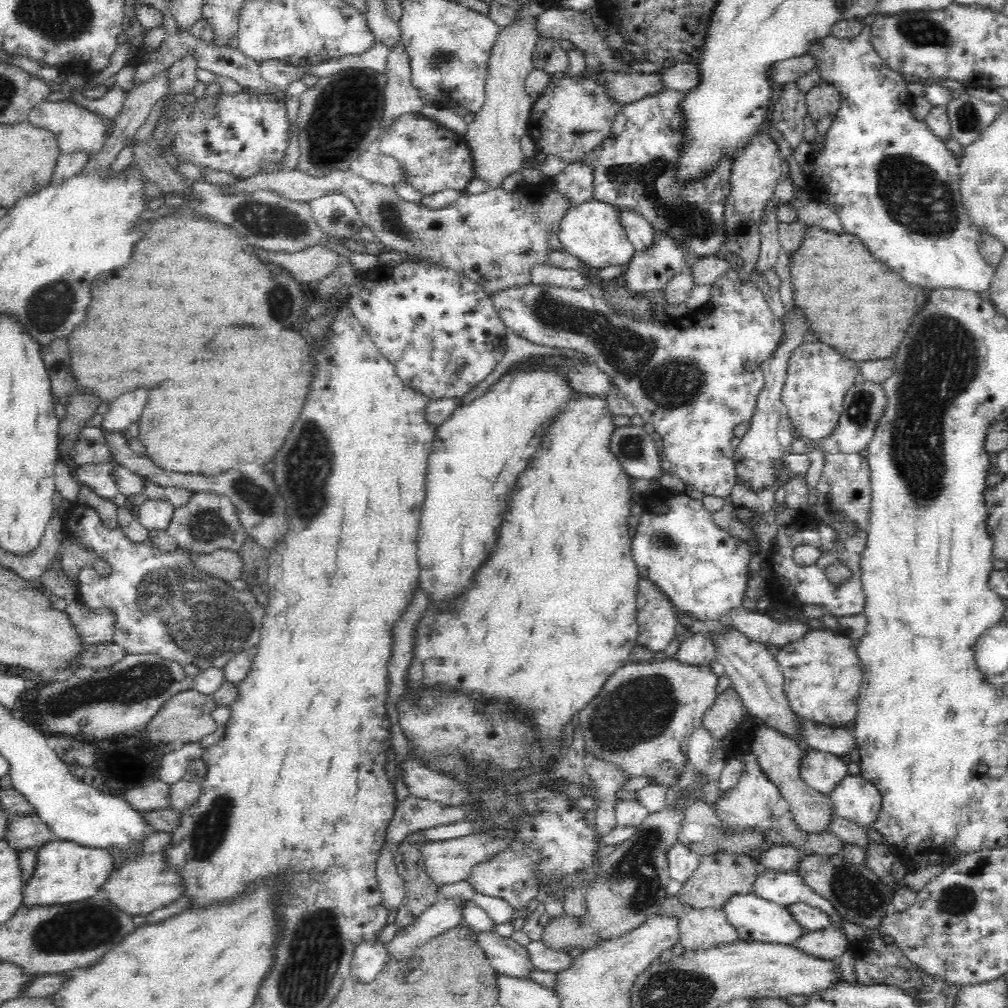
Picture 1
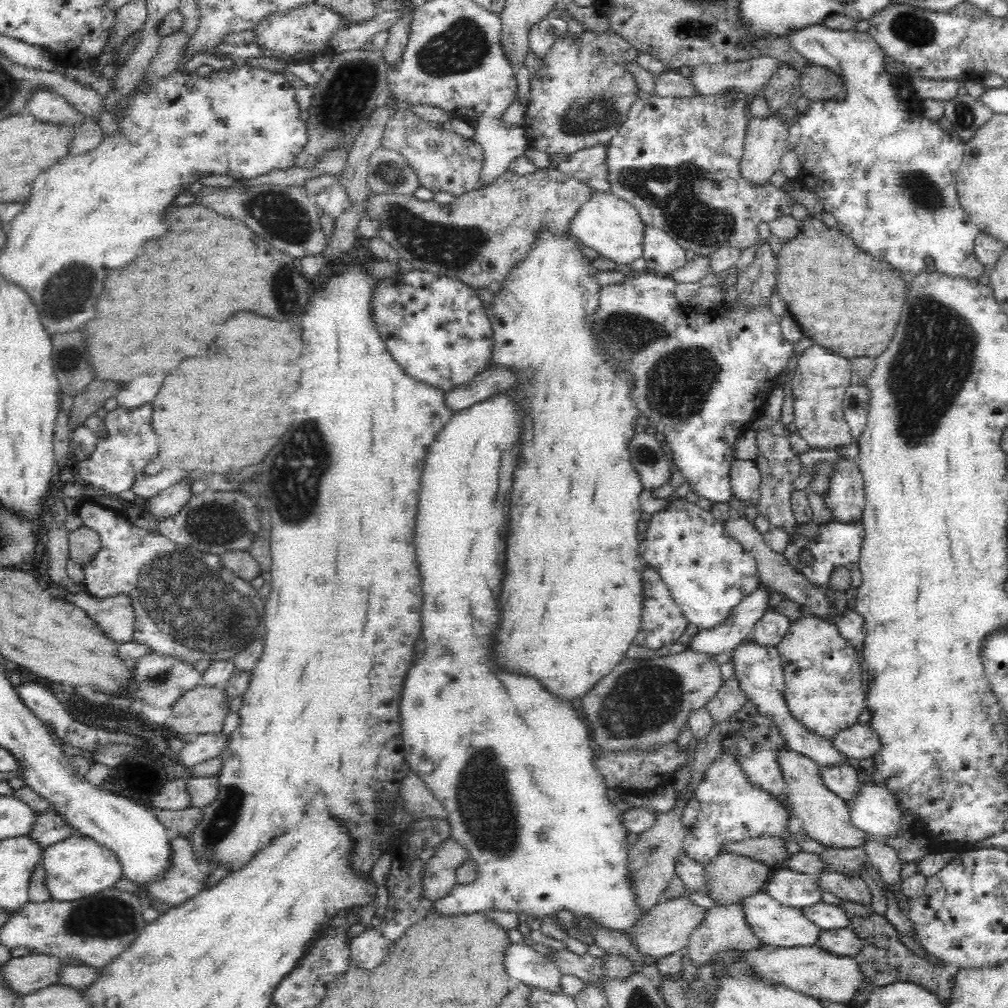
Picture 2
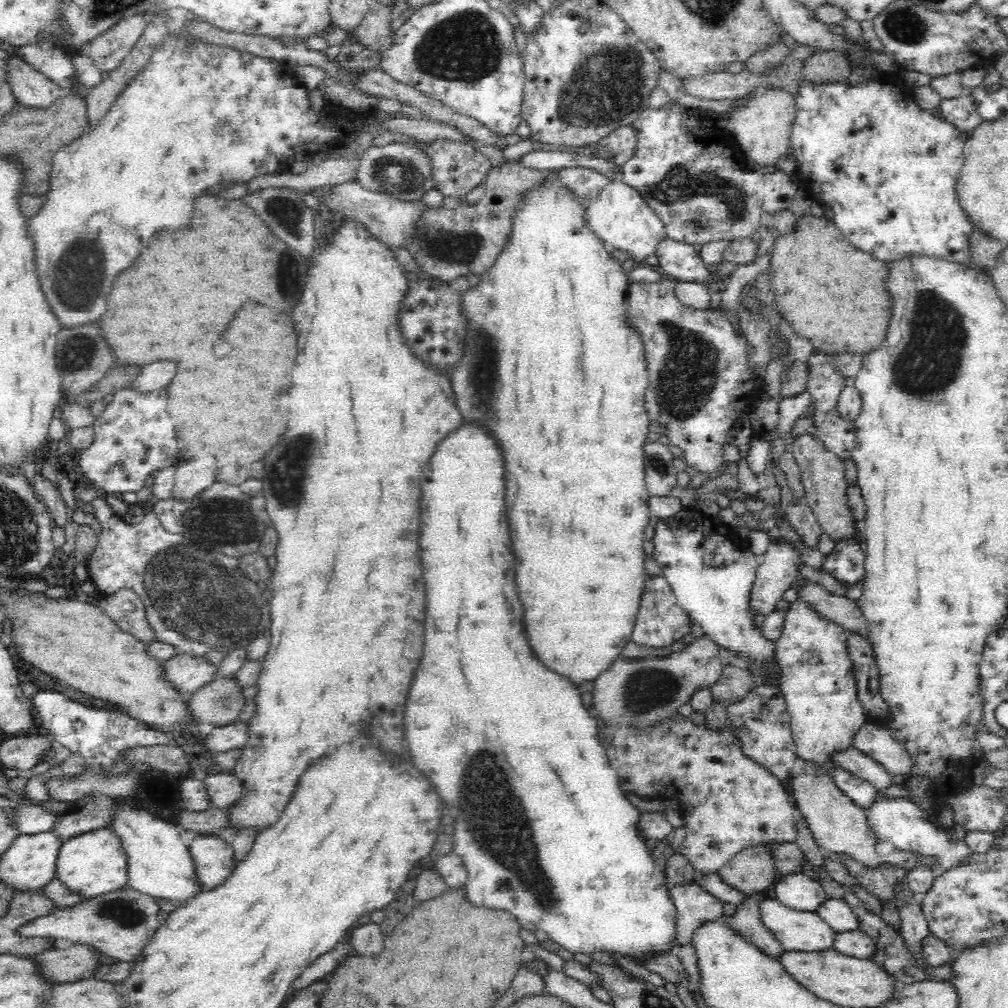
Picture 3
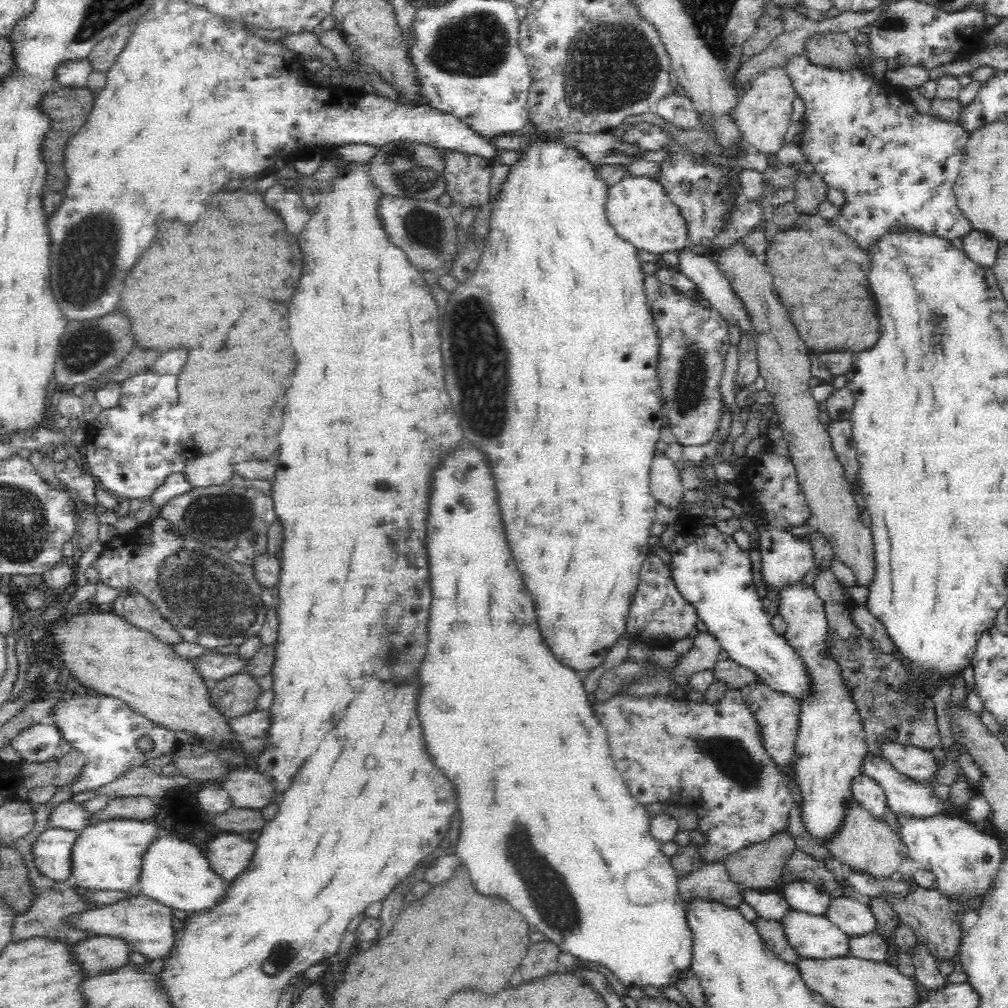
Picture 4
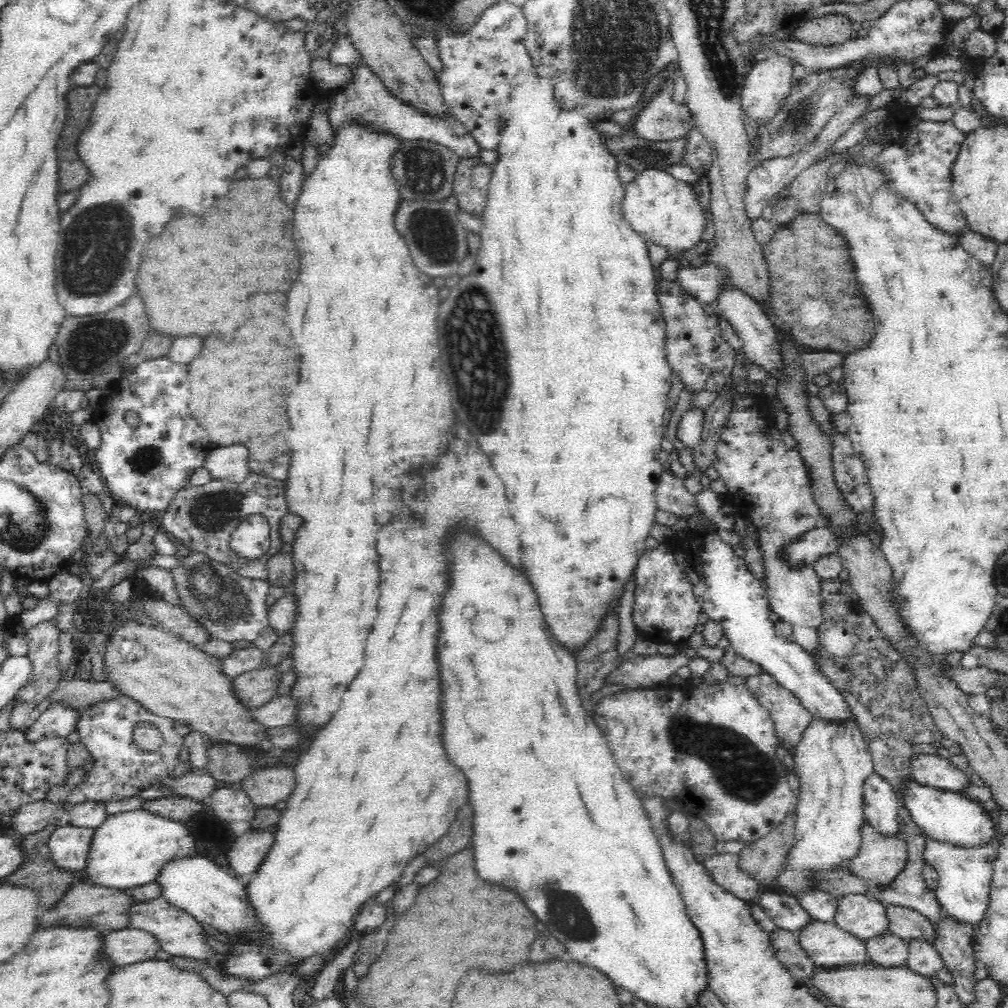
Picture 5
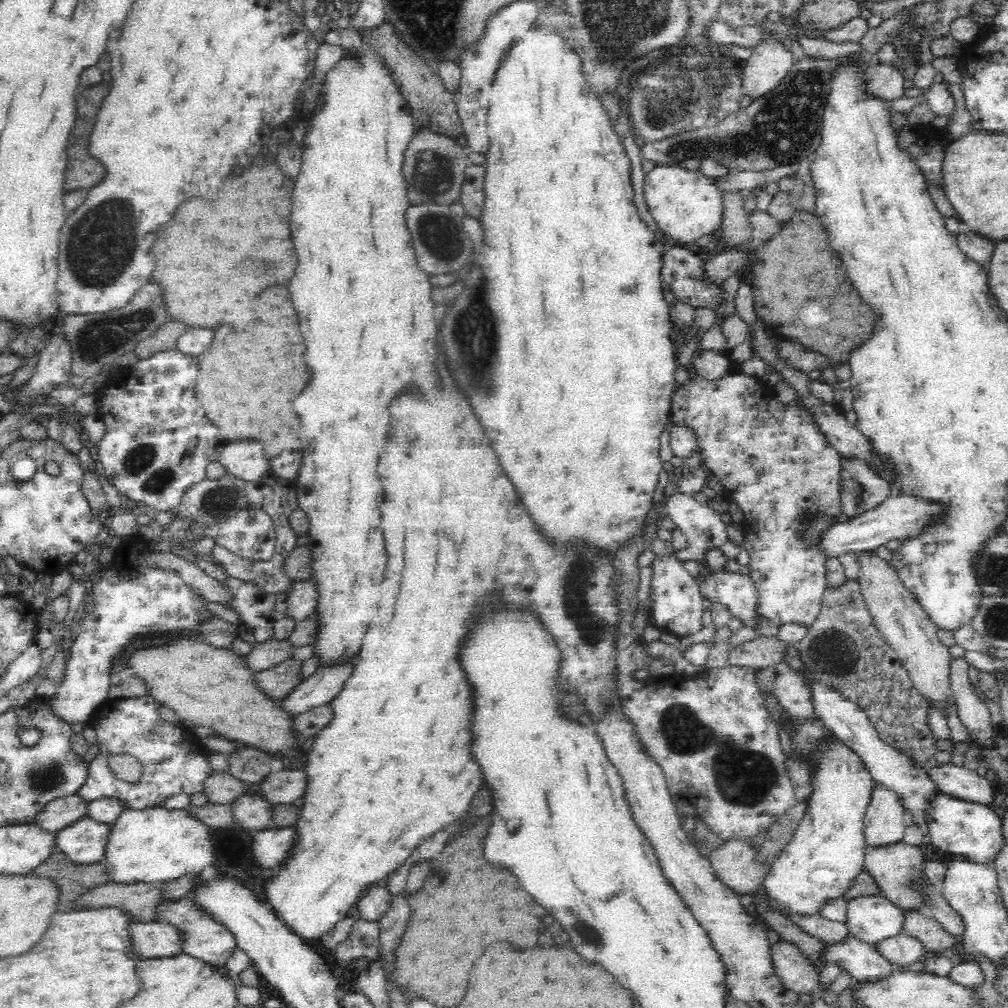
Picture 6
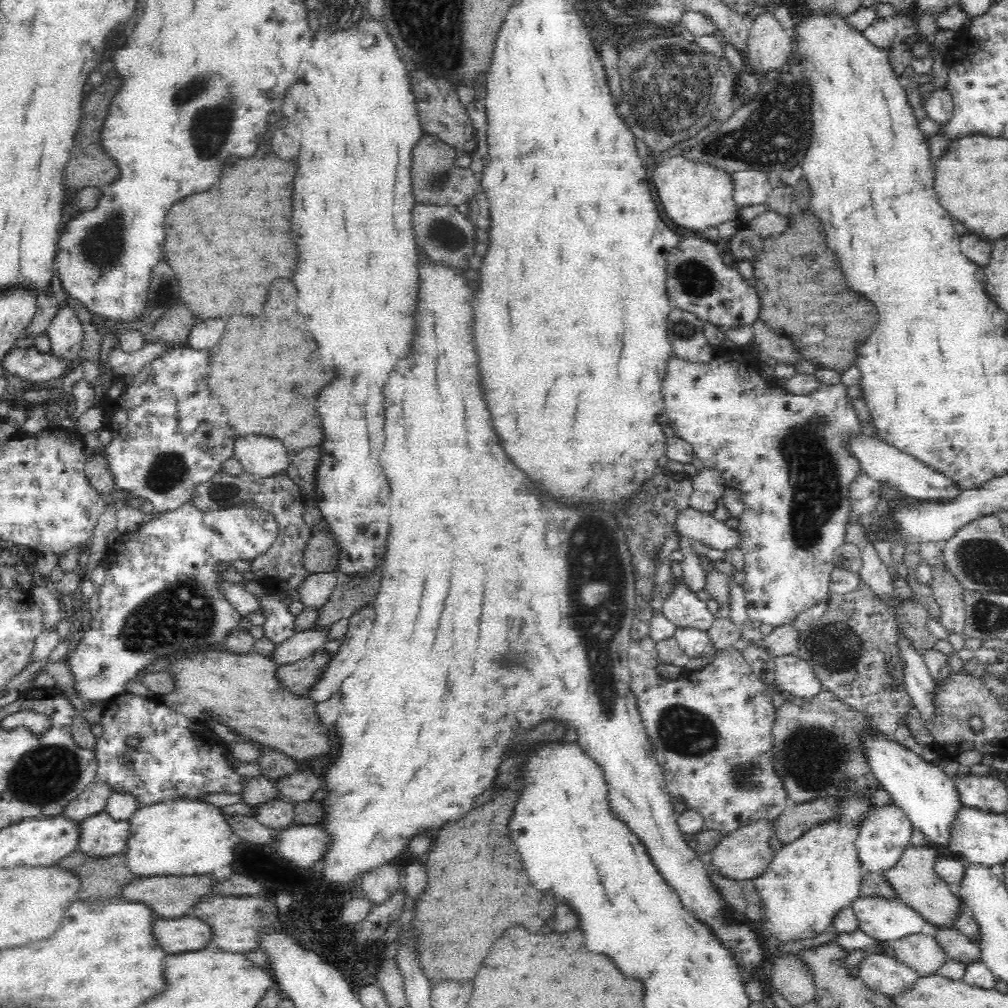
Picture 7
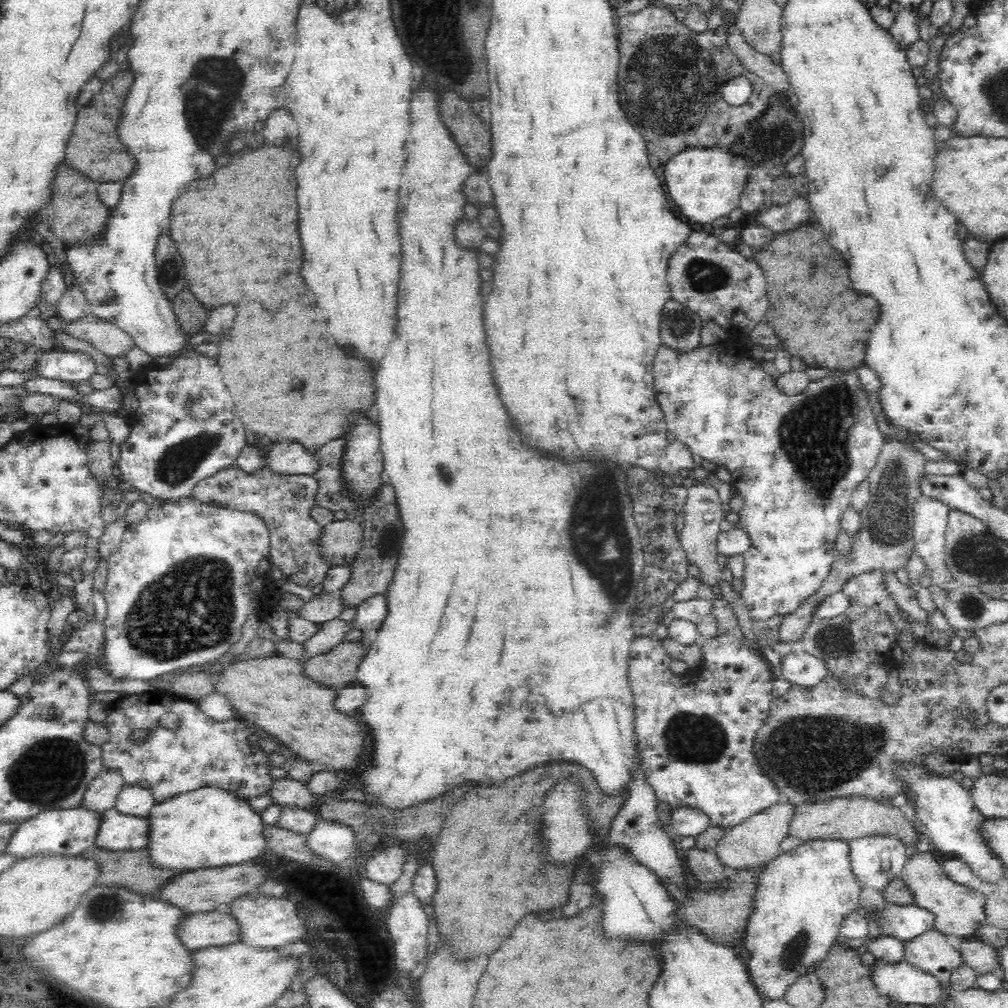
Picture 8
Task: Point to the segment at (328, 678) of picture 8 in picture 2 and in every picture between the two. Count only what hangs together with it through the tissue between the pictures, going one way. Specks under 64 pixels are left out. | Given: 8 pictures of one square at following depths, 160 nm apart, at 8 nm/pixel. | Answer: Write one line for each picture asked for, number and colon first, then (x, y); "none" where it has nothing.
2: (202, 710)
3: (220, 702)
4: (238, 694)
5: (255, 688)
6: (278, 682)
7: (300, 676)

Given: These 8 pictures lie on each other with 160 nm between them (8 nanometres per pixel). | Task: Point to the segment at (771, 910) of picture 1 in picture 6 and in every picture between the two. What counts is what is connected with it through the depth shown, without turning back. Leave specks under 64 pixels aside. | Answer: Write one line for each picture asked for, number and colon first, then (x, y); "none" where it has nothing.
2: (777, 925)
3: (798, 931)
4: (814, 937)
5: (829, 946)
6: (863, 962)

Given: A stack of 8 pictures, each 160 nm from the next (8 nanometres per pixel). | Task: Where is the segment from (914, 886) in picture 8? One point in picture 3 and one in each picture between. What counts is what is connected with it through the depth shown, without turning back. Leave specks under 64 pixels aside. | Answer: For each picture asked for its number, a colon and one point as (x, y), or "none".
3: (839, 826)
4: (866, 845)
5: (880, 859)
6: (898, 869)
7: (915, 881)

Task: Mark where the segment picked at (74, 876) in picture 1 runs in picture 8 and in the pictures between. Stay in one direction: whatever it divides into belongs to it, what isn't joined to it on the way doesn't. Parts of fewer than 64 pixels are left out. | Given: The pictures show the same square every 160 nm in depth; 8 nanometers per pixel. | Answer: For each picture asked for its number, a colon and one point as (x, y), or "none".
2: (79, 866)
3: (92, 864)
4: (108, 855)
5: (130, 849)
6: (155, 845)
7: (185, 836)
8: (208, 827)

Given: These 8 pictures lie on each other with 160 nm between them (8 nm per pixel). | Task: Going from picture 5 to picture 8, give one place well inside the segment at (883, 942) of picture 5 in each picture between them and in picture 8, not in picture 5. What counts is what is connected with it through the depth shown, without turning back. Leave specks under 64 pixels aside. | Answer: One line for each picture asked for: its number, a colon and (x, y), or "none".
6: (903, 950)
7: (922, 953)
8: (936, 953)

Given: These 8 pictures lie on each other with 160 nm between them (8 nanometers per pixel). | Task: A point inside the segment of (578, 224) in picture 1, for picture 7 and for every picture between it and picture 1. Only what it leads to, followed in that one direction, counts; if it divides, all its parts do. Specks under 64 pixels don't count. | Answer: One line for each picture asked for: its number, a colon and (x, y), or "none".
2: (608, 224)
3: (620, 215)
4: (639, 208)
5: (669, 212)
6: (686, 205)
7: (696, 195)

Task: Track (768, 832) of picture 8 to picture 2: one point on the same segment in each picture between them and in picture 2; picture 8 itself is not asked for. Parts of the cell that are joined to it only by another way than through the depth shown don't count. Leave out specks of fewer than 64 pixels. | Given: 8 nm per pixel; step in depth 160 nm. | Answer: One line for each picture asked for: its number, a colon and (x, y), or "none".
2: (666, 929)
3: (694, 904)
4: (712, 880)
5: (724, 868)
6: (735, 862)
7: (745, 853)

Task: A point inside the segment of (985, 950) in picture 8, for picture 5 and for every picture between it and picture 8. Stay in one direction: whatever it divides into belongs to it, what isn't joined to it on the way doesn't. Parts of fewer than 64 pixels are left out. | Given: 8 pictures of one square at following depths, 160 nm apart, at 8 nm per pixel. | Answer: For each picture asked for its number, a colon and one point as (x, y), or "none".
5: (906, 923)
6: (923, 925)
7: (959, 947)

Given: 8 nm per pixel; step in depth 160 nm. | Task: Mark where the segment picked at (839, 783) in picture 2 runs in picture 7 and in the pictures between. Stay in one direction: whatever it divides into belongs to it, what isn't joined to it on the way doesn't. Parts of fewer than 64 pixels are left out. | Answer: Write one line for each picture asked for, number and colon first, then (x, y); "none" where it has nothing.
3: (860, 791)
4: (868, 793)
5: (881, 804)
6: (884, 824)
7: (882, 839)

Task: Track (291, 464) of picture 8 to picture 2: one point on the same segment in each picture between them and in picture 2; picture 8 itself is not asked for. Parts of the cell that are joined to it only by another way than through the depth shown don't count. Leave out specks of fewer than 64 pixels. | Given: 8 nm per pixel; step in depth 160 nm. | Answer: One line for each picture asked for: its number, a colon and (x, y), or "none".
2: (170, 501)
3: (193, 476)
4: (212, 469)
5: (232, 463)
6: (247, 459)
7: (261, 456)

